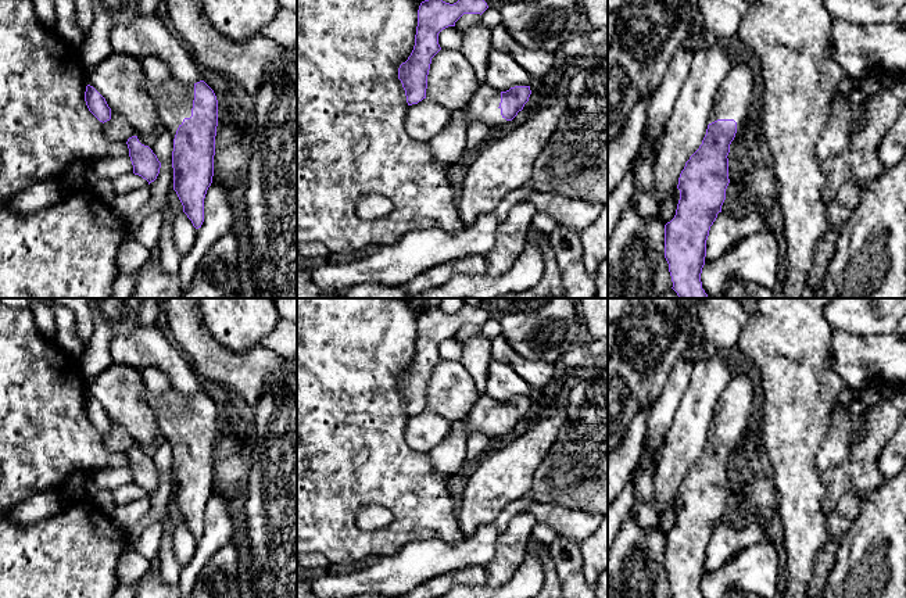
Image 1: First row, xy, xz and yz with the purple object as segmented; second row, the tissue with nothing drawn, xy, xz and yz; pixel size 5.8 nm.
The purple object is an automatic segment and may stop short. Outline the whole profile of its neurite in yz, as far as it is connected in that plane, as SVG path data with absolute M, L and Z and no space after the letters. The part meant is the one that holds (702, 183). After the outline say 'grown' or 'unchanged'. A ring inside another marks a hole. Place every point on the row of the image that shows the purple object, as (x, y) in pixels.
M749 65L731 67L713 99L706 135L699 148L685 162L677 189L680 200L674 218L665 225L665 258L678 298L708 298L702 289L701 273L706 257L710 226L721 212L728 179L728 153L735 133L746 123L752 103L753 74Z | grown

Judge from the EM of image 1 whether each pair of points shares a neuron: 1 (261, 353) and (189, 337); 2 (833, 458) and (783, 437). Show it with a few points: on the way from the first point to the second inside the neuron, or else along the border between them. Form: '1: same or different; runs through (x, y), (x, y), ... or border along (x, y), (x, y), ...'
1: same; runs through (243, 361), (214, 361), (207, 354)
2: different; border along (831, 422), (816, 459), (816, 466), (820, 472)

